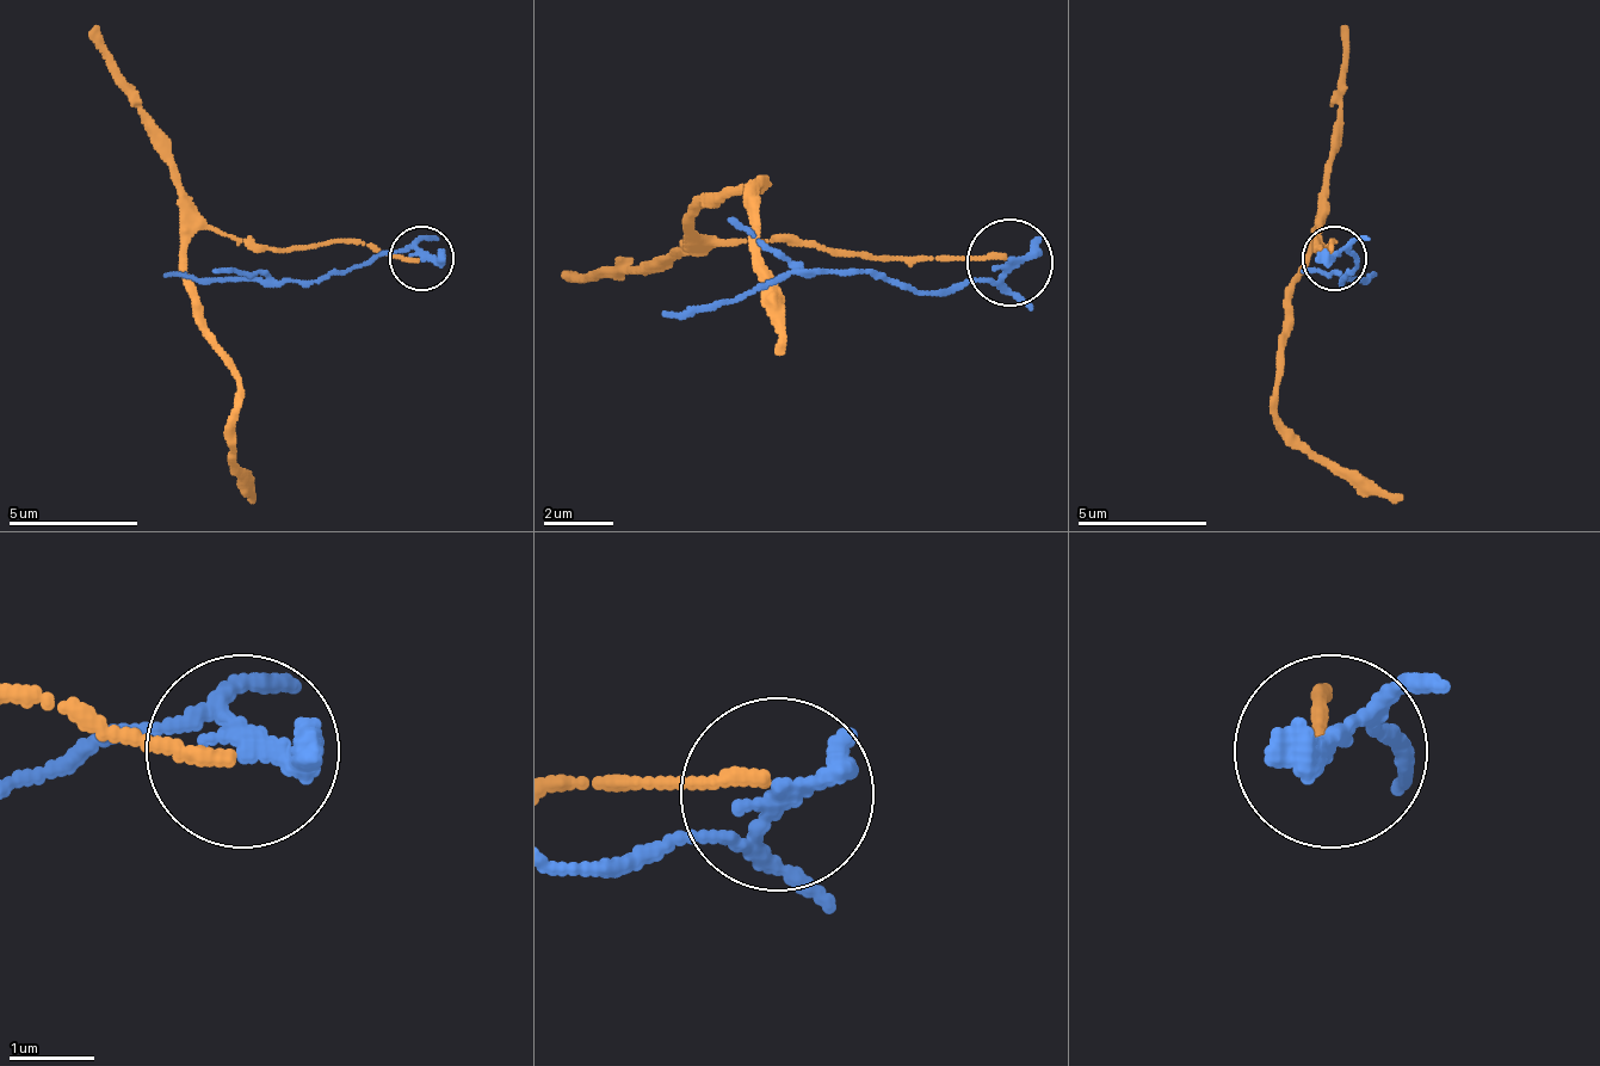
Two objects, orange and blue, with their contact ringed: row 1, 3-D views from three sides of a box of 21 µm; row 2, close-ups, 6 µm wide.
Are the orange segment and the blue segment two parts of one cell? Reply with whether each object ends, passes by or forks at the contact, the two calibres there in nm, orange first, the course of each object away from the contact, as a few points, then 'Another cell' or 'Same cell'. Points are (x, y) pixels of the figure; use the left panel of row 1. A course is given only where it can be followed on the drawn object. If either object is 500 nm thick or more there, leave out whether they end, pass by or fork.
At the ring orange ends. At the ring blue passes by. Thickness 160 nm (orange) against 220 nm. Course of orange: (420, 257), (362, 244), (259, 250), (214, 230), (187, 244), (195, 321), (233, 373), (233, 463), (252, 501). Course of blue: (420, 257), (369, 257), (310, 282), (220, 282), (162, 276). Another cell

